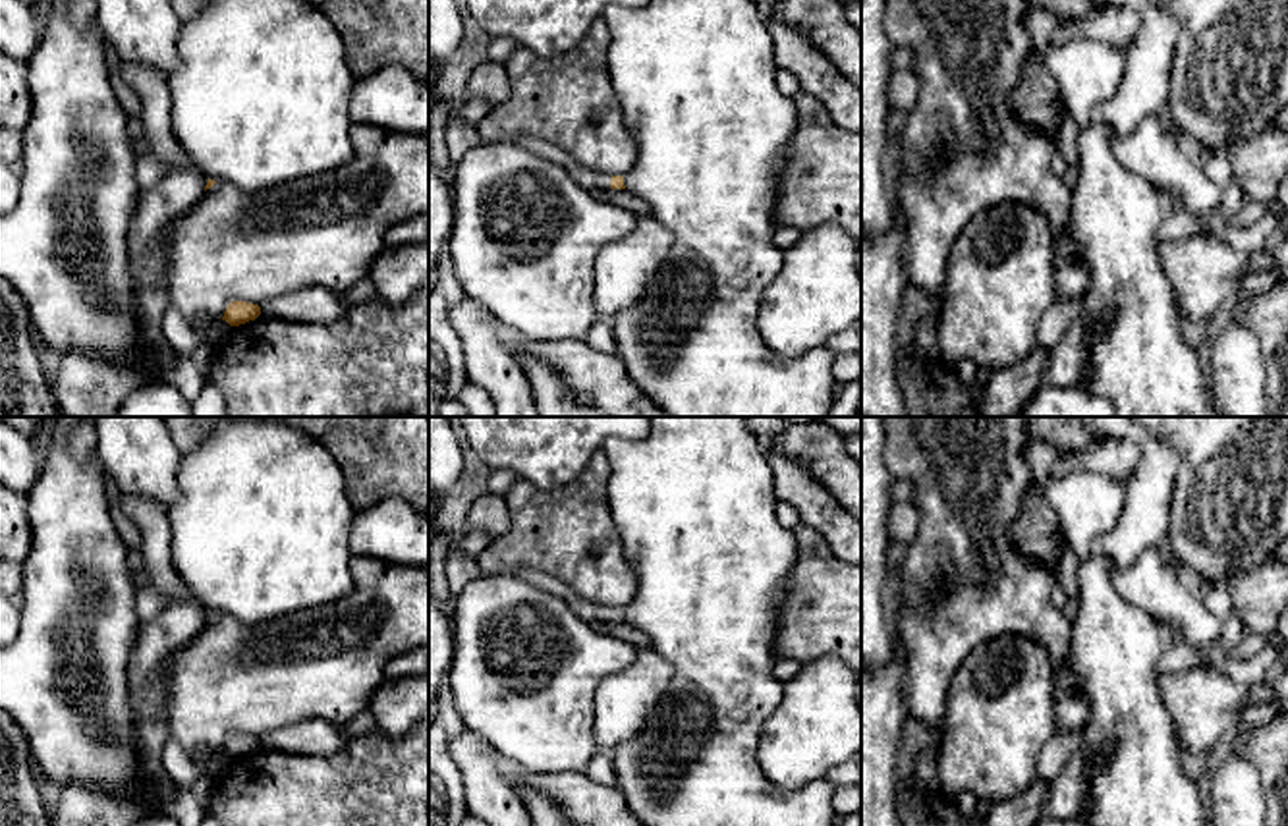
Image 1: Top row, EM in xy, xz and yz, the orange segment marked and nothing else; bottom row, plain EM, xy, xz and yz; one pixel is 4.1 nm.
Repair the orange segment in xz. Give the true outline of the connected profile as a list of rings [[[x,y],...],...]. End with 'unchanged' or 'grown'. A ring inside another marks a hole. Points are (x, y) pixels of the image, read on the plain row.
[[[516,569],[510,571],[510,575],[516,575],[558,598],[562,598],[570,610],[589,623],[608,623],[608,621],[626,621],[622,608],[610,608],[610,606],[599,606],[585,598],[581,598],[570,585],[560,581],[554,575],[537,571],[537,569]]] | grown

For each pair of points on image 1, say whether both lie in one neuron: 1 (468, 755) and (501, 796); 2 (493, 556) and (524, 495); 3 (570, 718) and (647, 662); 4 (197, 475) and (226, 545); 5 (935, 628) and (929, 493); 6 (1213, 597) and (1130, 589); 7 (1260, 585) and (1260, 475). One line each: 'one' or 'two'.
1: one
2: one
3: two
4: one
5: one
6: two
7: two

